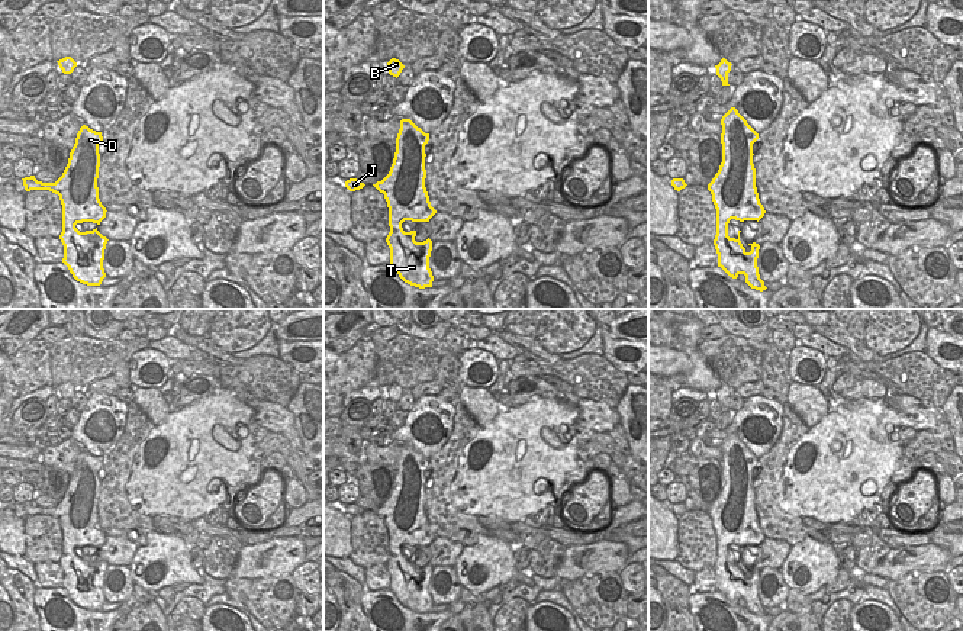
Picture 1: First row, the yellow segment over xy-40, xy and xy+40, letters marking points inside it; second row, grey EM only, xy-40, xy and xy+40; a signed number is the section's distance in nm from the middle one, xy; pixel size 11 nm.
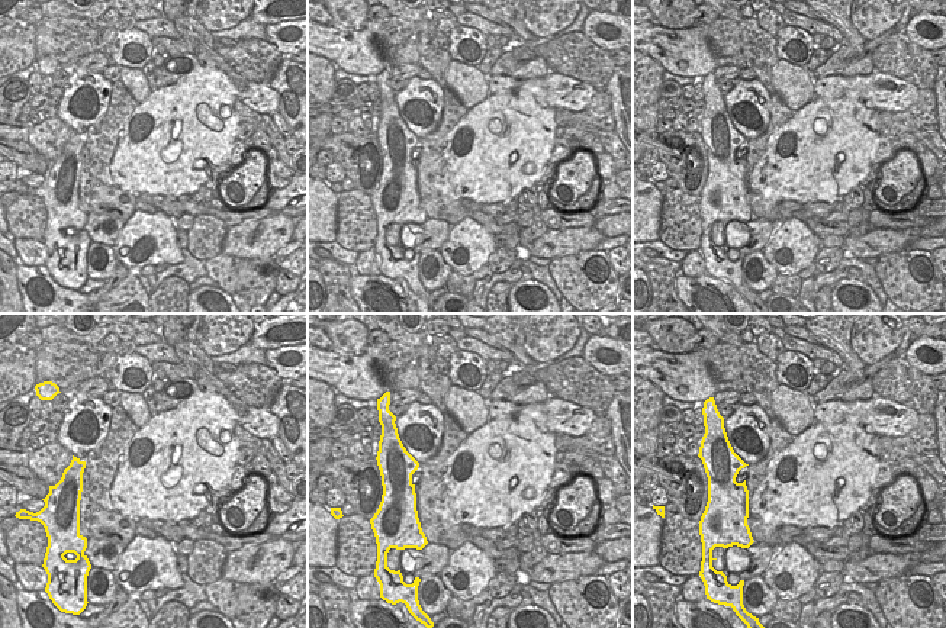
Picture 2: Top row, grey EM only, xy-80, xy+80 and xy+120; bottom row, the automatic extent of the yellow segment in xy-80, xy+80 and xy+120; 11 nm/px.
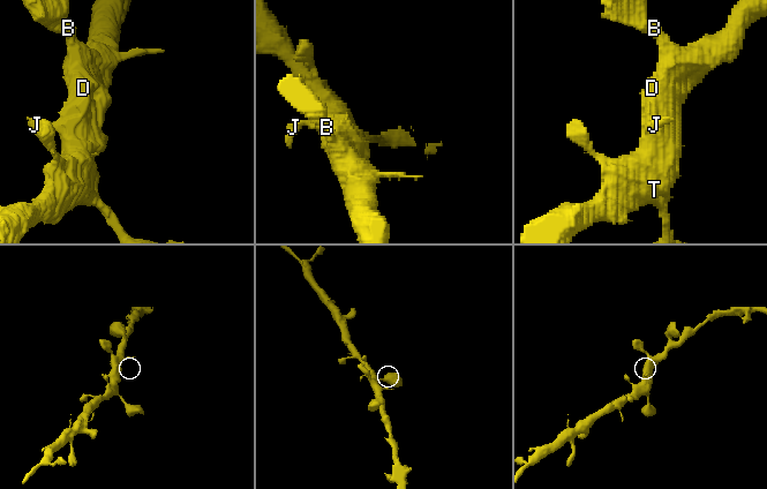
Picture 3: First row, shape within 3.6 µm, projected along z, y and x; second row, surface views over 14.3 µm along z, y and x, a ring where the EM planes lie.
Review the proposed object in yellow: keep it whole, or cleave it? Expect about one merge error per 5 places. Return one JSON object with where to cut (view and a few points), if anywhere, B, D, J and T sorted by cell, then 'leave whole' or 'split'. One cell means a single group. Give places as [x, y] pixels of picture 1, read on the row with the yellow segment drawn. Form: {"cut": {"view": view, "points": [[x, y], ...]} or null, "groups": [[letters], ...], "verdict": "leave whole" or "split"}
{"cut": null, "groups": [["B", "D", "J", "T"]], "verdict": "leave whole"}

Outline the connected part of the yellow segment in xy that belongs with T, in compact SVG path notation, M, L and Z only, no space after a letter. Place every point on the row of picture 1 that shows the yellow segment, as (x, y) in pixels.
M410 119L400 120L396 138L396 152L389 174L373 184L384 194L389 207L390 232L386 242L390 248L390 265L399 277L415 287L432 287L434 276L429 268L432 241L416 242L416 231L405 232L402 223L429 222L437 213L431 206L425 187L425 133Z

